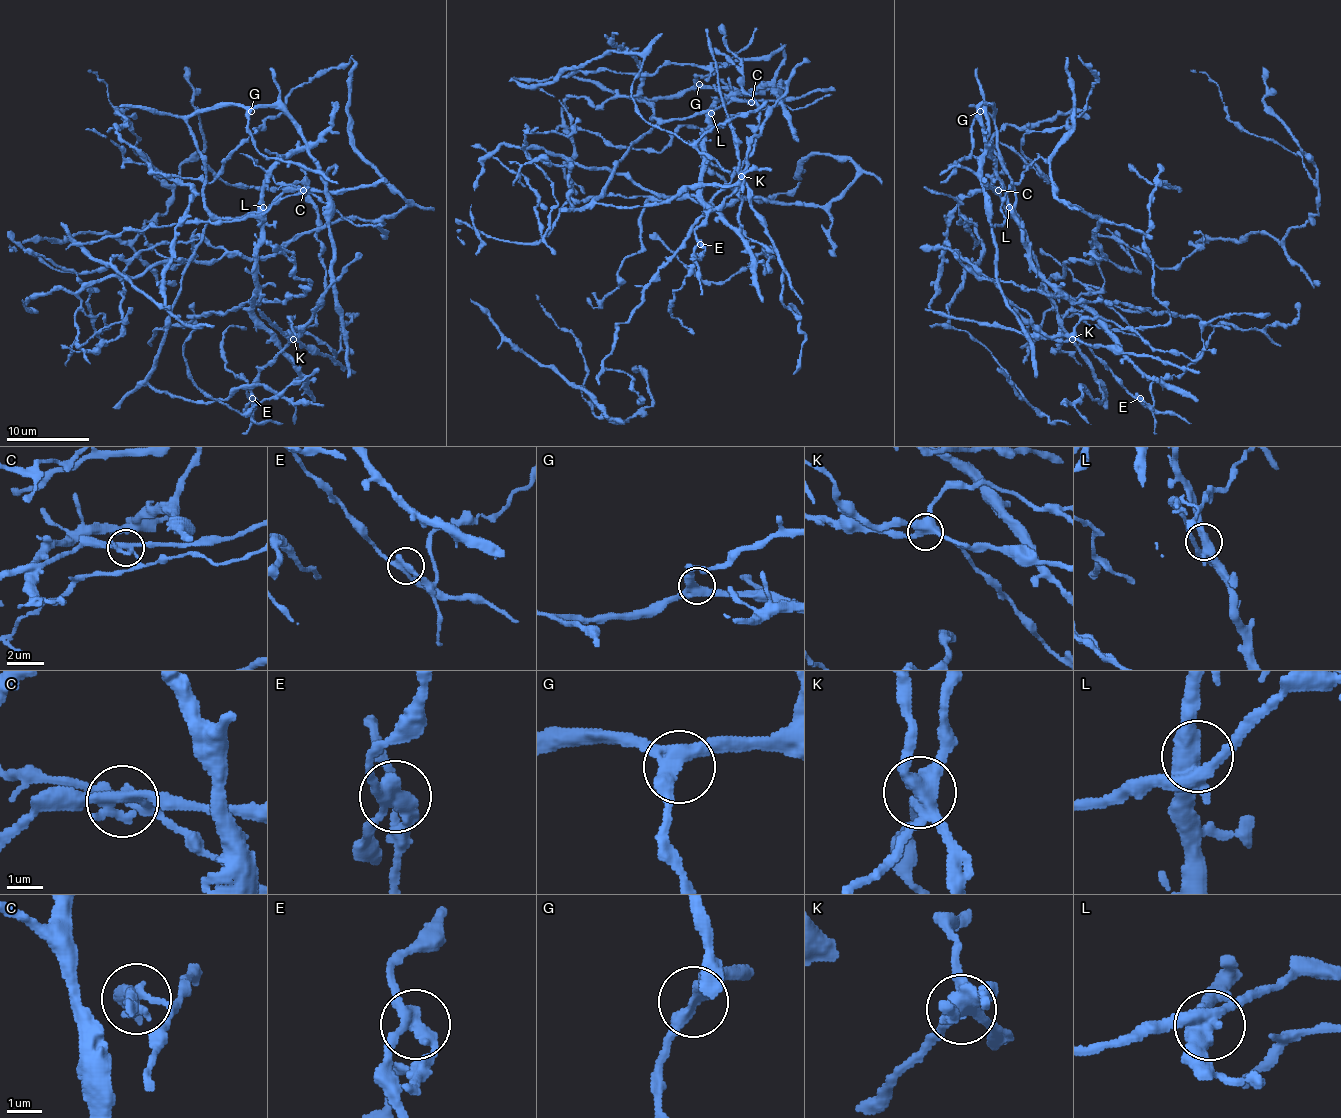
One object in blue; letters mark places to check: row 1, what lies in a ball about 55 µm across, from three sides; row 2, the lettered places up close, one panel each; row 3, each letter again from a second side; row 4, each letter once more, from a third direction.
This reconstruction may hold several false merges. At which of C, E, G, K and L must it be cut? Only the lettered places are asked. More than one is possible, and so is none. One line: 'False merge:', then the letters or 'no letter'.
False merge: C, E, K

